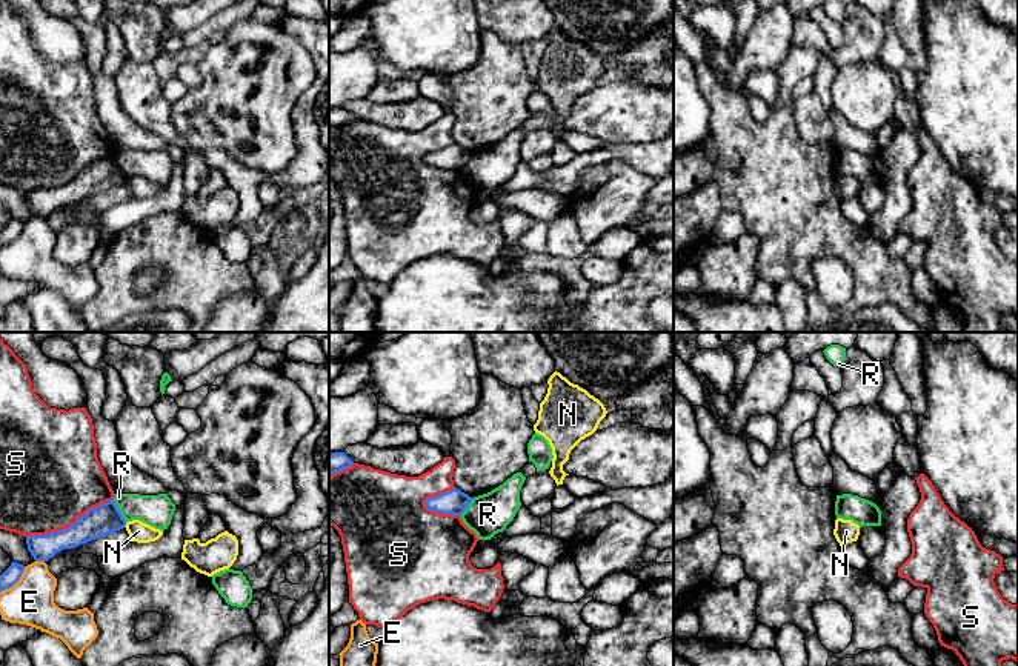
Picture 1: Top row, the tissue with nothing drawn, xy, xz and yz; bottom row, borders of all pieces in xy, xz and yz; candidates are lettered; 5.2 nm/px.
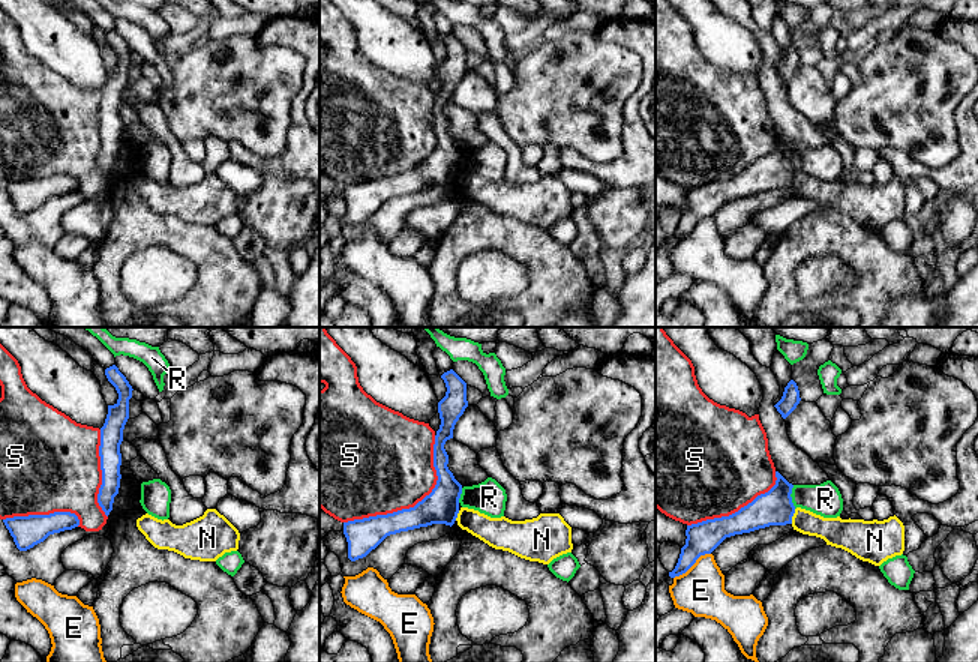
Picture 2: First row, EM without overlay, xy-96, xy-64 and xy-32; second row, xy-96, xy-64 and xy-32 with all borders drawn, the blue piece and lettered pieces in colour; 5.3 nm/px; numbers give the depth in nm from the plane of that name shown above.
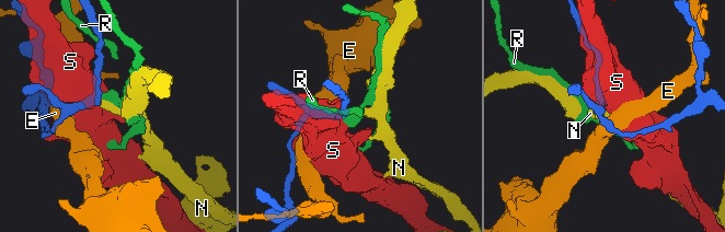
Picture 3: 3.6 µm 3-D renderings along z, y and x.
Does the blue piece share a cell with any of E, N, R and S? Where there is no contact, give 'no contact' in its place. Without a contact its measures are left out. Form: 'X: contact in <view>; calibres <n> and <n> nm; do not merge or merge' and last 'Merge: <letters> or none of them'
E: contact in xy; calibres 90 and 240 nm; do not merge
N: contact in xy; calibres 160 and 110 nm; do not merge
R: contact in xy; calibres 160 and 170 nm; do not merge
S: contact in xy; calibres 160 and 480 nm; do not merge
Merge: none of them

